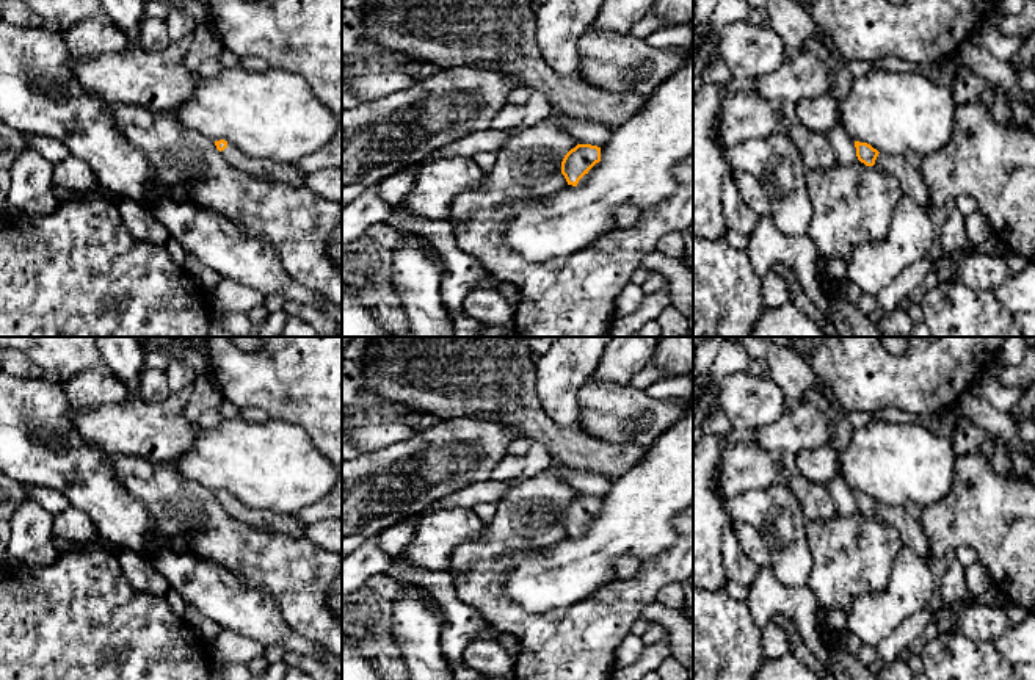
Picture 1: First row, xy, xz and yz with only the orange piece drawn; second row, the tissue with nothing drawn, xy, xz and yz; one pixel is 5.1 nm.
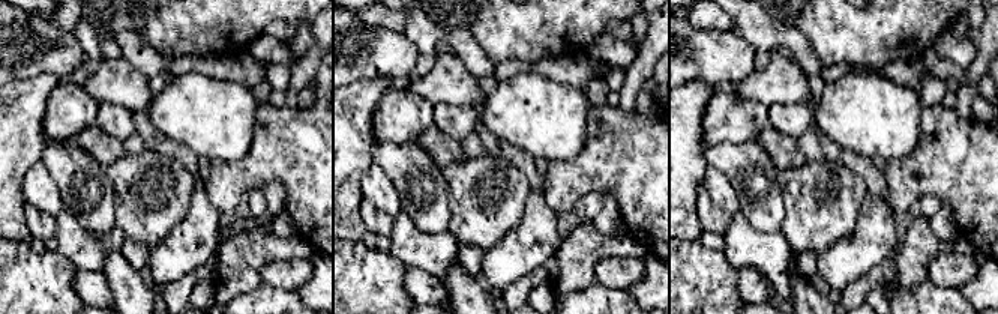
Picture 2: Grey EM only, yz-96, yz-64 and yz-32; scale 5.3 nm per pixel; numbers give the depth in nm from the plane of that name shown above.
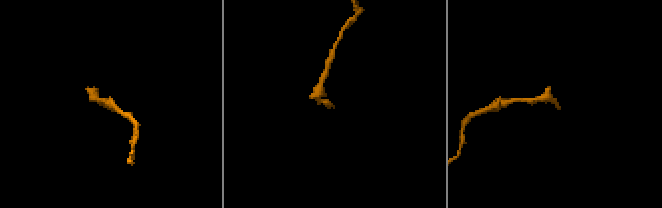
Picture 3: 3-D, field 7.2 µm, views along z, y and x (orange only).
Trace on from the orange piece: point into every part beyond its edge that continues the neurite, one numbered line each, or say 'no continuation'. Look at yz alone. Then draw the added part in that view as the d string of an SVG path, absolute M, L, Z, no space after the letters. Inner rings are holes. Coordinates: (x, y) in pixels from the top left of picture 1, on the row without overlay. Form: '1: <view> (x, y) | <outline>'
1: yz (913, 536) | M878 505L873 519L894 526L906 547L927 561L932 559L930 545L919 520L910 517L903 506Z

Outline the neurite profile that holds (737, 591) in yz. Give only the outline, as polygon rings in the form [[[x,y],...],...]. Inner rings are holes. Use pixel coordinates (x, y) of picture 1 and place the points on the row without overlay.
[[[728,580],[723,588],[734,600],[745,602],[748,600],[748,586],[743,586],[737,581]]]

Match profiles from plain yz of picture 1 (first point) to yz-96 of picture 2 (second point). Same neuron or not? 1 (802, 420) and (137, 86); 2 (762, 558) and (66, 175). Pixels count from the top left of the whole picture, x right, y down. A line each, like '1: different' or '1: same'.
1: same
2: different

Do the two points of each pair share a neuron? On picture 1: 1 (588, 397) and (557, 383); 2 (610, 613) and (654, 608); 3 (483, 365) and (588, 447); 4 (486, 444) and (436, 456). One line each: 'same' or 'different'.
1: different
2: different
3: same
4: same

